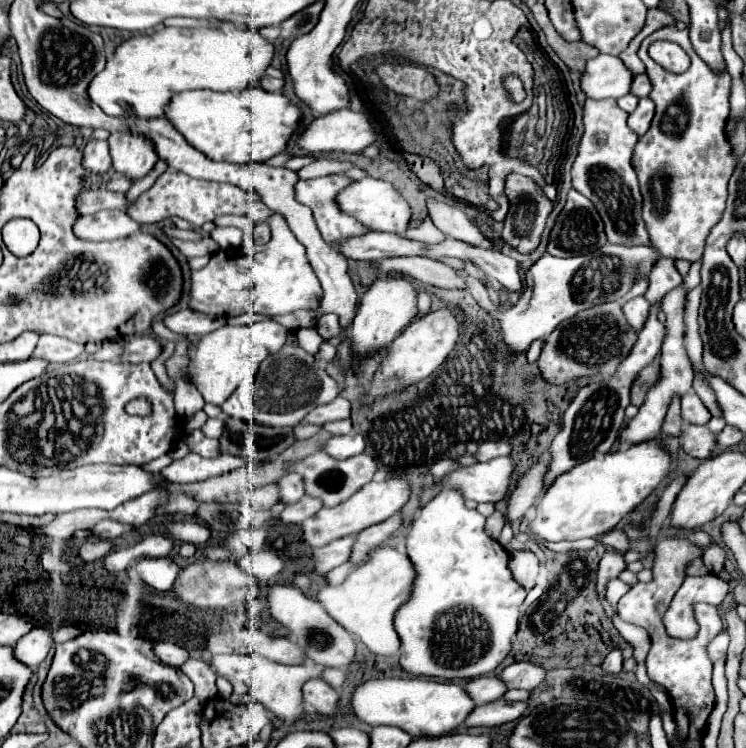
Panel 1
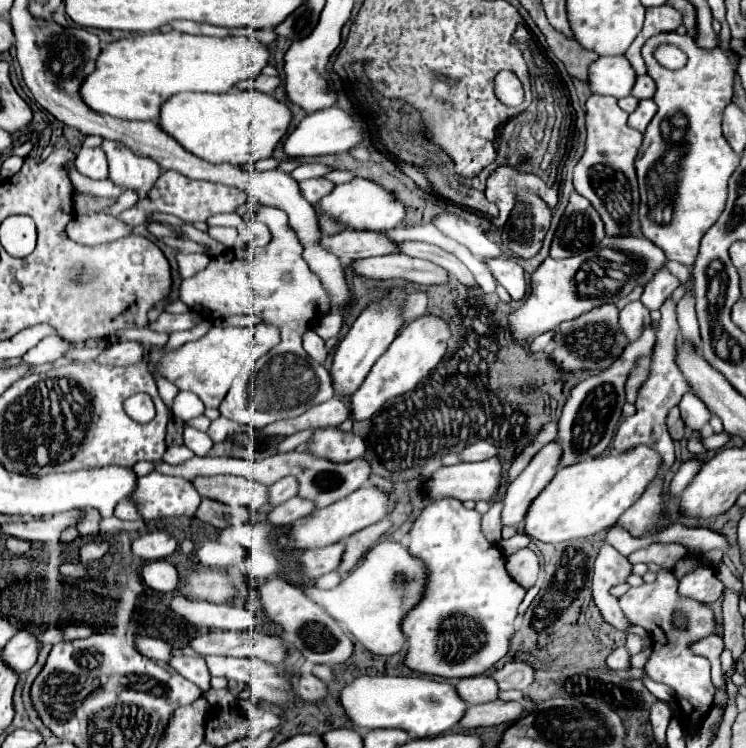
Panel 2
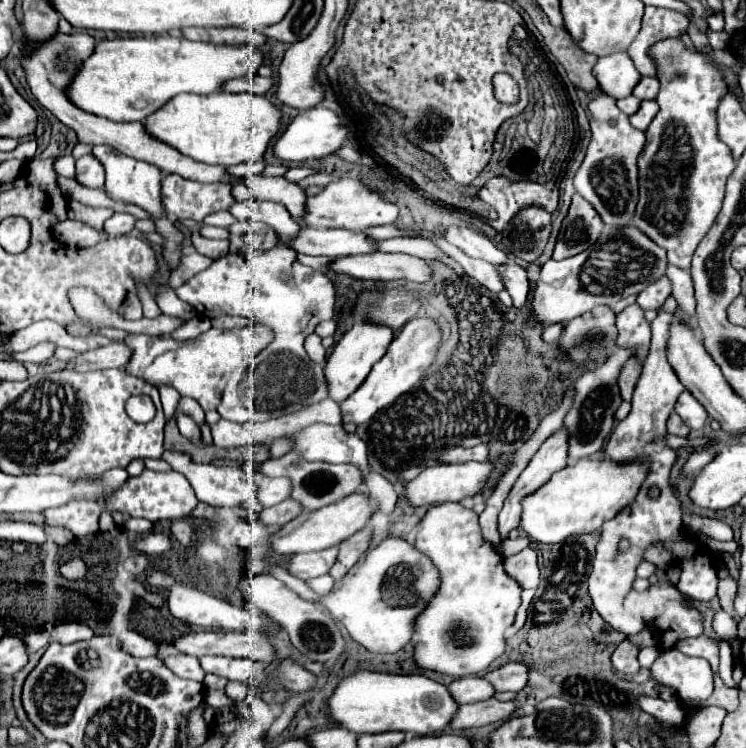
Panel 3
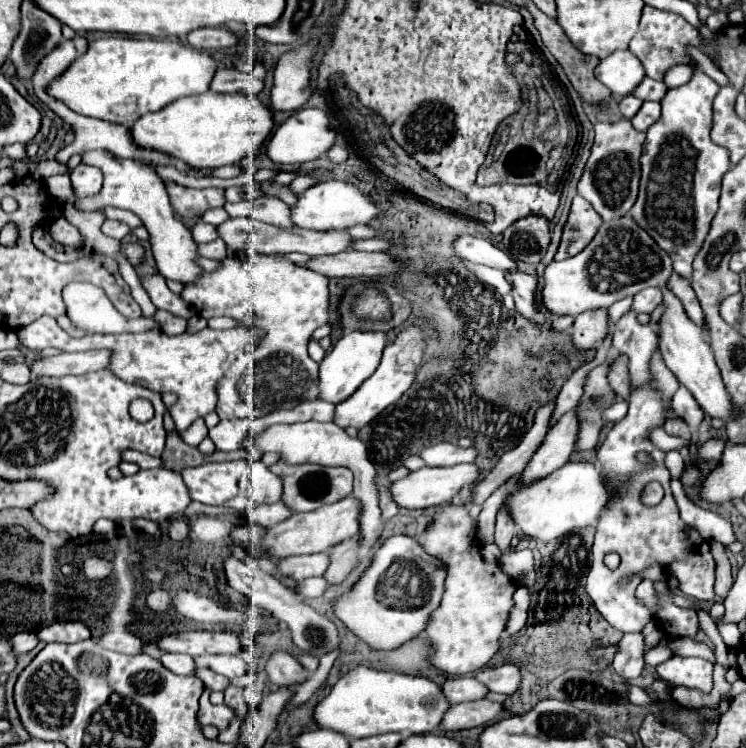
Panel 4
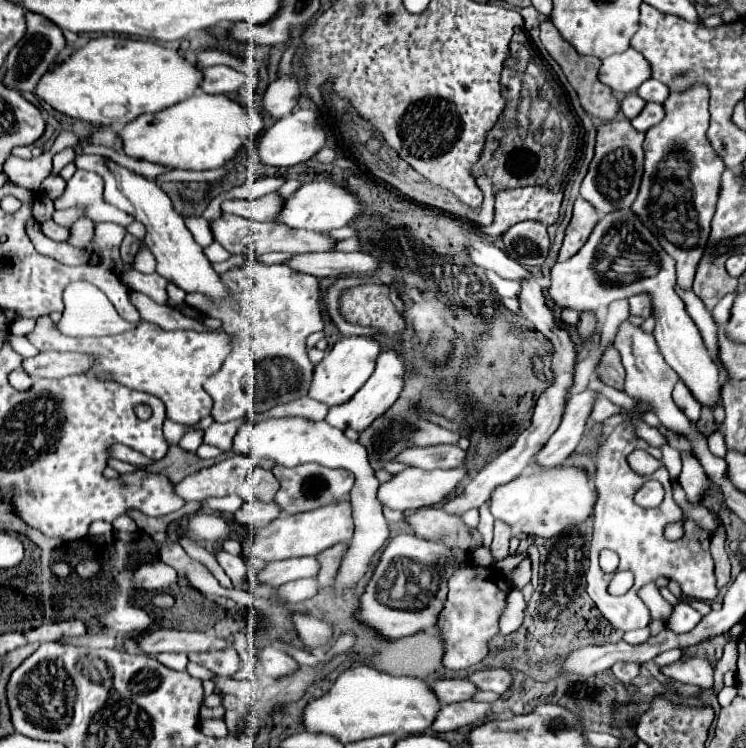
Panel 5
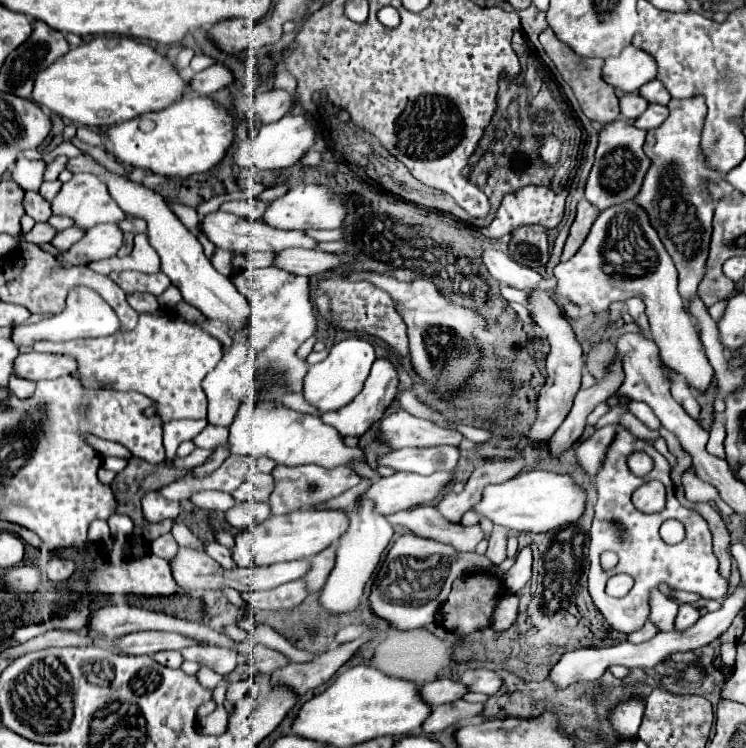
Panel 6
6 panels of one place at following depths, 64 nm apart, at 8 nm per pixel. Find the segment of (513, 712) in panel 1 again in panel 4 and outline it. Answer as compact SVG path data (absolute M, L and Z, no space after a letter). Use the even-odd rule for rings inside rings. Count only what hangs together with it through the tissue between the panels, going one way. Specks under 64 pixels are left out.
M488 698L476 700L476 702L464 702L454 704L446 712L442 720L444 730L464 730L464 728L476 728L490 722L496 722L504 712L504 706L498 702L490 702Z

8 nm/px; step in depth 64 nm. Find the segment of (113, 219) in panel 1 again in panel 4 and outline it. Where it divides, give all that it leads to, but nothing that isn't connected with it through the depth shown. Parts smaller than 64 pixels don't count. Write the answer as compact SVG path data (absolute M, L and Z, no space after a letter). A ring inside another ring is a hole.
M60 218L60 220L56 220L56 222L50 222L50 224L48 224L48 234L50 234L56 242L60 242L60 244L64 244L64 246L72 246L72 248L84 246L84 238L82 238L80 230L78 230L76 226L72 226L72 224L70 224L68 220L64 220L64 218Z

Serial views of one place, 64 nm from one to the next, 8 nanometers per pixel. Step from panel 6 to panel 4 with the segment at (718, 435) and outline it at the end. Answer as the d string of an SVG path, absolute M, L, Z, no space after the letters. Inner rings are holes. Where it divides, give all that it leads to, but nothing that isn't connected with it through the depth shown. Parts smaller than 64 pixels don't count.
M708 440L698 448L698 458L720 458L724 452L724 442L722 440Z

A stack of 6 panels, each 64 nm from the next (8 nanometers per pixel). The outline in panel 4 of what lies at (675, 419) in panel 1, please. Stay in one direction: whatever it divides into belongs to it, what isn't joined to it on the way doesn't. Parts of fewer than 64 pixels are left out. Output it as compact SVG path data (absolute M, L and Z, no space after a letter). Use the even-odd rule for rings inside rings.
M670 418L670 420L666 420L666 424L664 424L664 430L668 432L668 434L672 434L672 436L682 436L682 438L690 438L690 430L688 430L688 426L684 424L684 420L678 420L678 418Z

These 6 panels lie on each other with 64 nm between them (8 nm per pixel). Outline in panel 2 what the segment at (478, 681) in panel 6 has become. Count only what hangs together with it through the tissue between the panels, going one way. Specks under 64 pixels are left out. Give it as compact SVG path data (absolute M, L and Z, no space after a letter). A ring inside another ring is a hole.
M508 662L500 670L492 674L492 678L498 682L500 690L522 690L526 692L528 686L534 682L534 668L526 662Z

